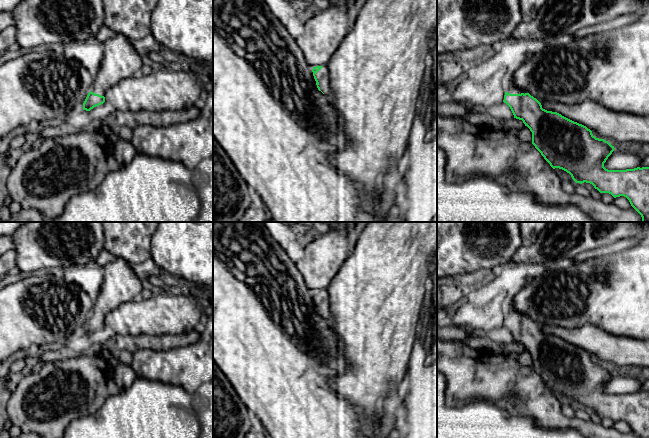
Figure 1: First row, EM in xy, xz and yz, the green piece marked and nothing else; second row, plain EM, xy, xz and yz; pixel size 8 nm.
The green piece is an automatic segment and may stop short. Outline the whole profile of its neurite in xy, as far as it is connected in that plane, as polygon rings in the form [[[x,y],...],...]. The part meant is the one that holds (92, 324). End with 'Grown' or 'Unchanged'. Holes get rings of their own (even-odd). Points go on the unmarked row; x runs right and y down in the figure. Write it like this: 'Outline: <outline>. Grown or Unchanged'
Outline: [[[115,256],[115,260],[103,268],[102,285],[93,311],[83,327],[83,334],[86,335],[103,328],[105,316],[119,305],[141,299],[141,291],[146,286],[134,266],[121,257]]]. Grown

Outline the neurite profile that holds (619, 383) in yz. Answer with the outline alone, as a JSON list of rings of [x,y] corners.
[[[615,372],[604,387],[608,394],[626,394],[637,392],[643,384],[643,379],[625,376],[622,372]]]

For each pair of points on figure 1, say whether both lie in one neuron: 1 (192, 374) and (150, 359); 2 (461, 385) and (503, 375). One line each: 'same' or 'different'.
1: same
2: same

